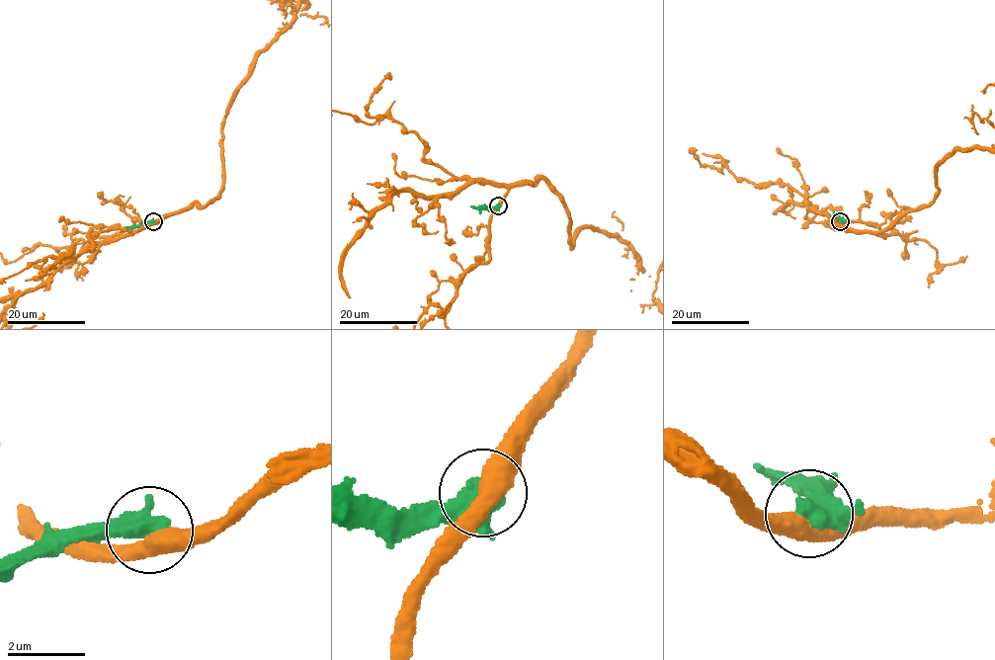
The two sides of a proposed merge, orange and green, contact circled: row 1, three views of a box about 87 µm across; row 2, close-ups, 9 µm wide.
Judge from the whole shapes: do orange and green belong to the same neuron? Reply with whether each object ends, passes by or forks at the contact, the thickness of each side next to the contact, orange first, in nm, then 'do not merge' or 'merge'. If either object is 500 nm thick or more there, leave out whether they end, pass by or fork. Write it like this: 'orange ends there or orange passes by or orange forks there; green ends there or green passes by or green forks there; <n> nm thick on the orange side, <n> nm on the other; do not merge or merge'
orange passes by; green passes by; 480 nm thick on the orange side, 480 nm on the other; do not merge

